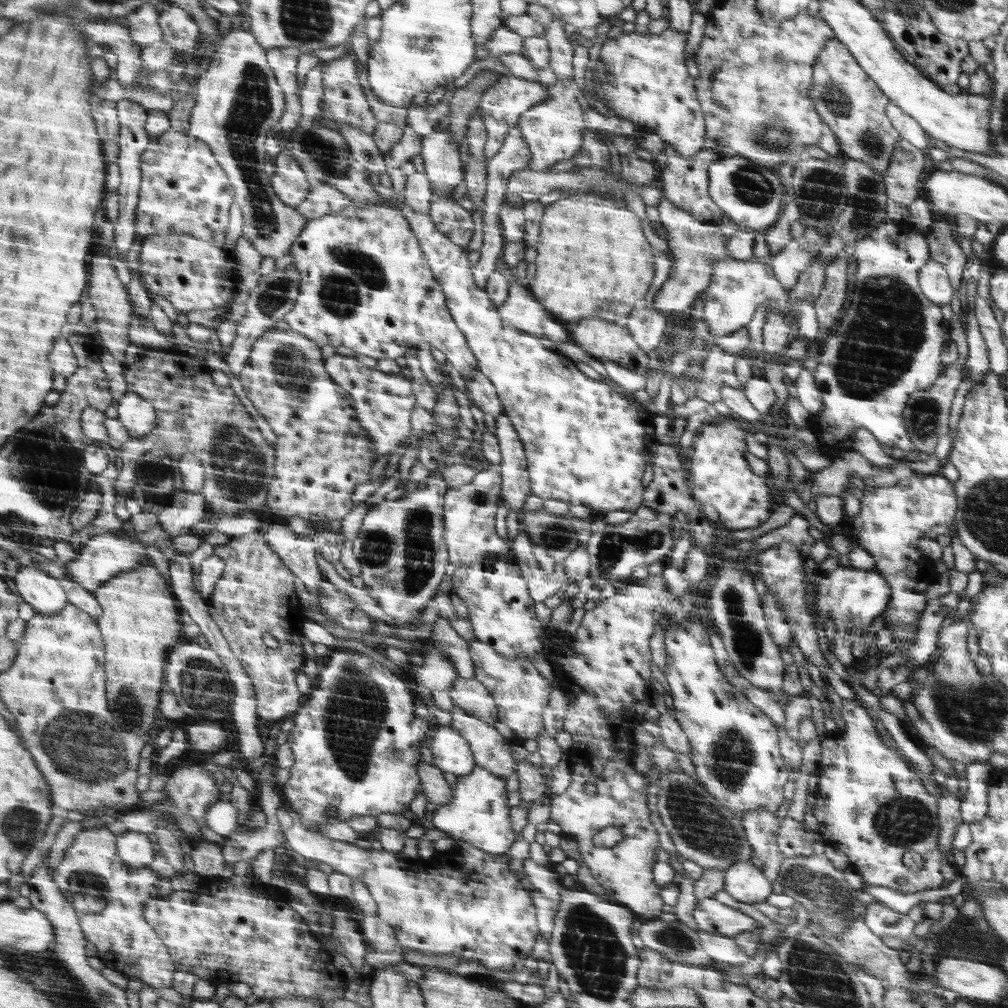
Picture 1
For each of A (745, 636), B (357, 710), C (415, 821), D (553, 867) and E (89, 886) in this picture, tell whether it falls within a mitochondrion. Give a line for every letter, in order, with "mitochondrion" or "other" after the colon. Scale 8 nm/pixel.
A: mitochondrion
B: mitochondrion
C: other
D: other
E: mitochondrion

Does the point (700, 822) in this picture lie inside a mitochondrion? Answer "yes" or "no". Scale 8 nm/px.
yes

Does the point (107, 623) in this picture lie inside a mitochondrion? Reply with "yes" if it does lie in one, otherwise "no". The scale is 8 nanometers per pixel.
no

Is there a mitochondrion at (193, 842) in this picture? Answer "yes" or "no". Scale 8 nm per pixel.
no

